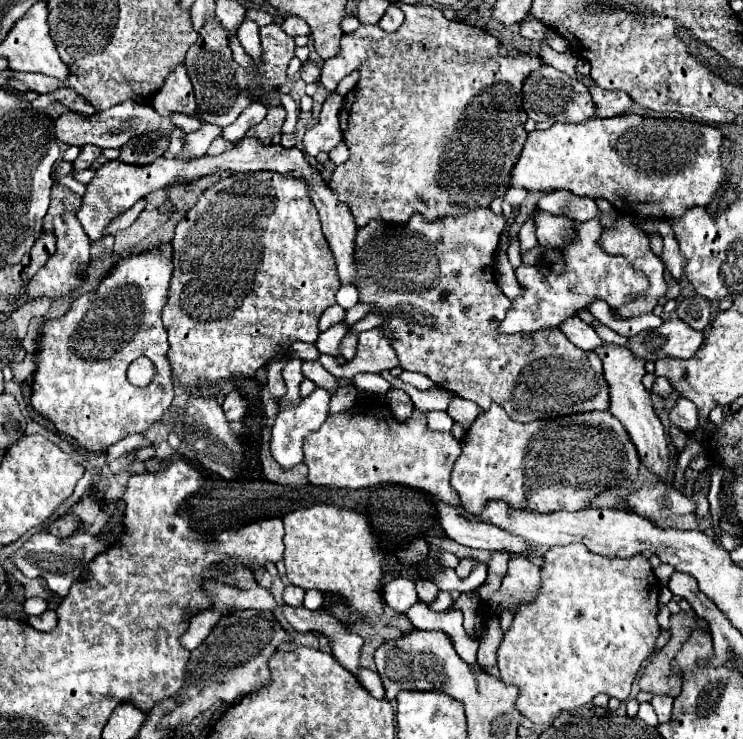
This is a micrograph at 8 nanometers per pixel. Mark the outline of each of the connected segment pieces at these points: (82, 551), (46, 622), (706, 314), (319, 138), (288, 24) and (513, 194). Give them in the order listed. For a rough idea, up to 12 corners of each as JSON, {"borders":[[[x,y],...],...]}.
{"borders":[[[38,532],[10,560],[66,596],[108,544]],[[54,610],[34,618],[34,628],[50,632],[58,624]],[[702,296],[678,304],[676,314],[702,332],[710,322],[710,304]],[[320,120],[304,134],[308,156],[330,152],[342,140],[334,120]],[[286,16],[282,30],[288,36],[310,36],[310,26],[298,16]],[[510,188],[504,198],[512,208],[520,206],[528,192],[522,188]]]}

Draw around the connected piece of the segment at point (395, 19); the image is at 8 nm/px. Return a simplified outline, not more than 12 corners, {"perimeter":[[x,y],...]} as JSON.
{"perimeter":[[390,6],[378,26],[396,32],[404,22],[404,12]]}

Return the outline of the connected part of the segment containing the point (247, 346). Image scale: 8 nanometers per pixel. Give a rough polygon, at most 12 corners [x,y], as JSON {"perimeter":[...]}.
{"perimeter":[[216,180],[174,230],[174,382],[316,342],[340,282],[306,184]]}

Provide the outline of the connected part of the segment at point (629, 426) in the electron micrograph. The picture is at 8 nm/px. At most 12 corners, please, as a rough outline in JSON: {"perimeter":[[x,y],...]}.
{"perimeter":[[618,344],[598,346],[610,412],[658,478],[666,430],[642,384],[646,362]]}

